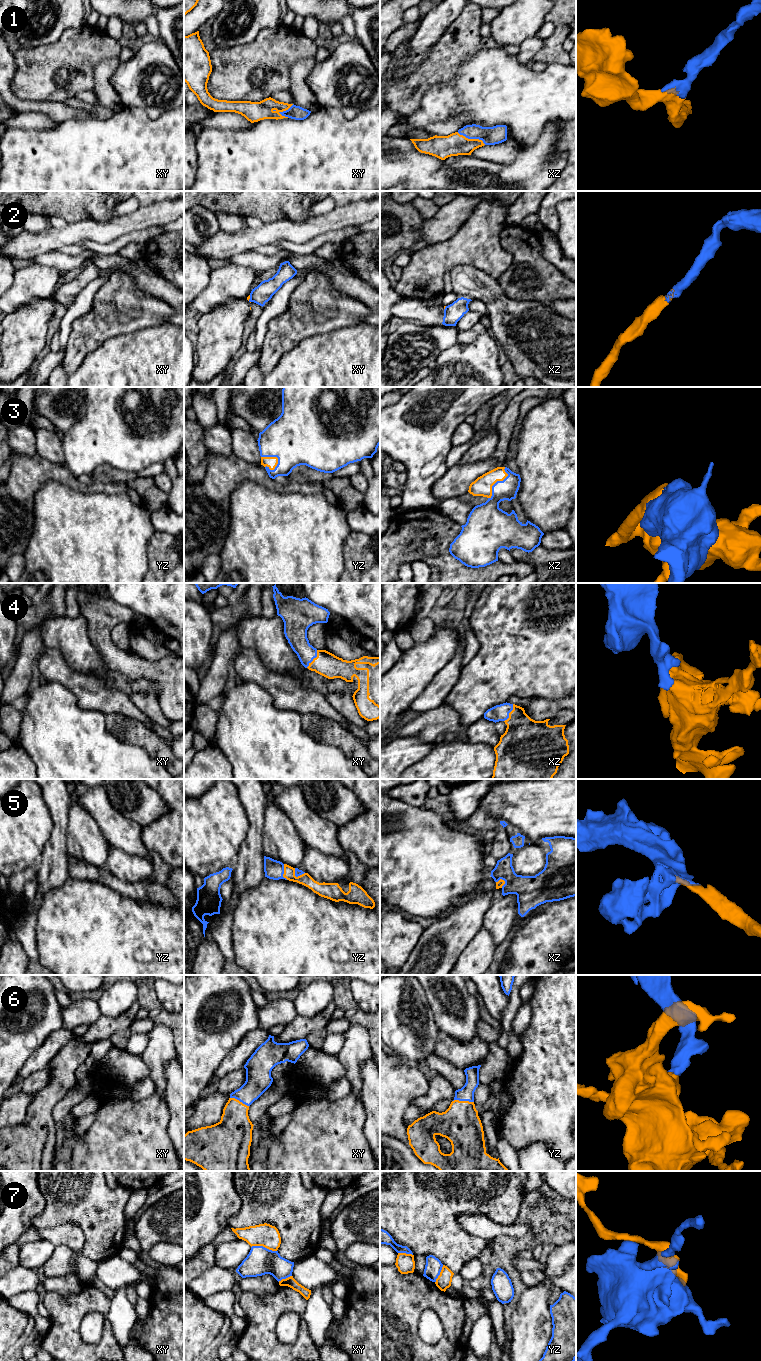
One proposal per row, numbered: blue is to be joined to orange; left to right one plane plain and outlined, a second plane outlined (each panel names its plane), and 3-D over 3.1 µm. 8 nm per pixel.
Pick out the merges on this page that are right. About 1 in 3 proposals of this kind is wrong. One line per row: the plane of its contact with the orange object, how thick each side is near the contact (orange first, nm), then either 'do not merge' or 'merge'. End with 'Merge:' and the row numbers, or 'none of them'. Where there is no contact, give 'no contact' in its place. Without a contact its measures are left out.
1: xz | 190/150 nm | merge
2: xy | 20/150 nm | merge
3: xz | 160/160 nm | merge
4: xy | 190/180 nm | merge
5: yz | 100/150 nm | merge
6: yz | 320/120 nm | merge
7: xy | 190/220 nm | do not merge
Merge: 1, 2, 3, 4, 5, 6

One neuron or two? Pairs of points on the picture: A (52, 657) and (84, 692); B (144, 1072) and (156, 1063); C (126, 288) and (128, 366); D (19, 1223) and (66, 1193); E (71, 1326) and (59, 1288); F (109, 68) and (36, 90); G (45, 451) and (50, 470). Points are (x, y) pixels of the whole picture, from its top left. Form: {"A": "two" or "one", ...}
{"A": "one", "B": "two", "C": "two", "D": "two", "E": "two", "F": "two", "G": "two"}

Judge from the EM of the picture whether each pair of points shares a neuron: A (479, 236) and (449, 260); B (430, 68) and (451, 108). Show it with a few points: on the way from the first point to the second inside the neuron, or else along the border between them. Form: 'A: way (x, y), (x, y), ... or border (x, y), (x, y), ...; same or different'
A: way (472, 243), (456, 253); same
B: border (457, 70), (451, 81), (432, 85), (421, 100); different

